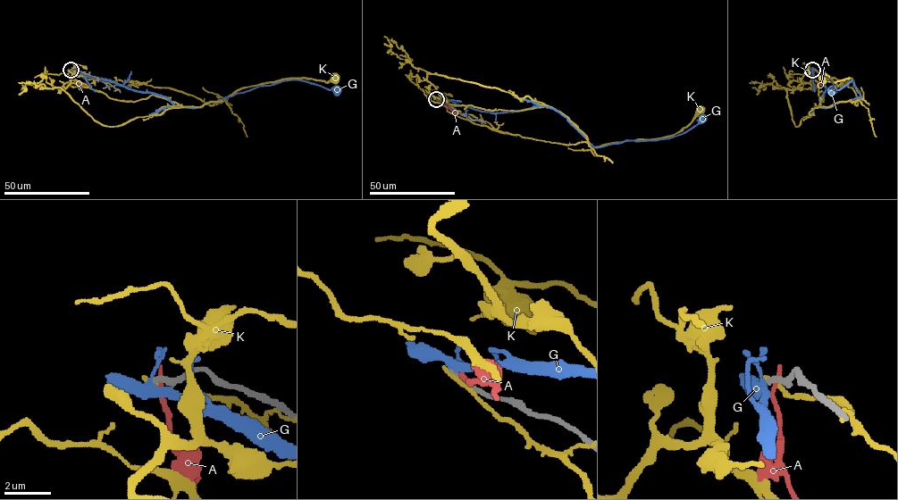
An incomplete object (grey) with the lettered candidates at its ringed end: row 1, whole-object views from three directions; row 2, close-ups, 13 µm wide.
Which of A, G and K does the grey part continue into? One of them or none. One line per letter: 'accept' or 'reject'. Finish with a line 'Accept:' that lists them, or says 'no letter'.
A: reject
G: reject
K: reject
Accept: no letter

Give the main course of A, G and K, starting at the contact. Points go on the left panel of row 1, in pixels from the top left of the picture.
A: (71, 70), (75, 80), (91, 88)
G: (71, 70), (165, 96), (181, 107), (199, 107), (283, 80), (304, 80), (336, 88)
K: (71, 70), (112, 86), (145, 84), (183, 91), (213, 105), (241, 88), (283, 79), (334, 79)

